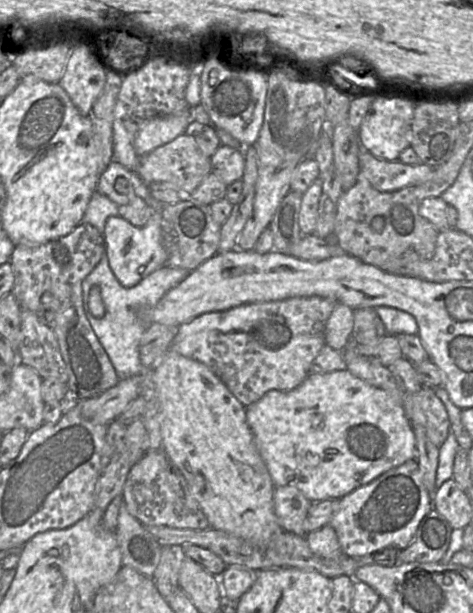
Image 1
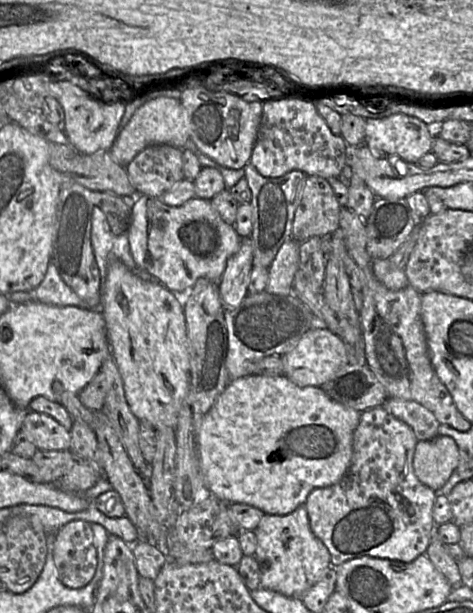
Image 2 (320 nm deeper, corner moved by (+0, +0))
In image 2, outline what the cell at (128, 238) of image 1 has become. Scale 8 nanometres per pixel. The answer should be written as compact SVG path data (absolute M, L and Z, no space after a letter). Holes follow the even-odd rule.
M137 194L131 208L128 228L130 251L138 268L147 271L170 291L185 296L198 279L219 282L226 263L240 248L241 237L233 224L226 223L210 200L194 197L180 206L168 206L159 197Z

